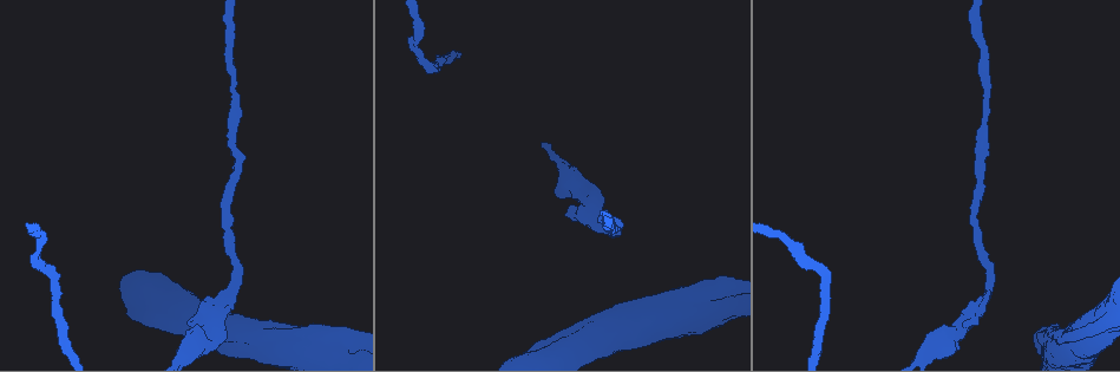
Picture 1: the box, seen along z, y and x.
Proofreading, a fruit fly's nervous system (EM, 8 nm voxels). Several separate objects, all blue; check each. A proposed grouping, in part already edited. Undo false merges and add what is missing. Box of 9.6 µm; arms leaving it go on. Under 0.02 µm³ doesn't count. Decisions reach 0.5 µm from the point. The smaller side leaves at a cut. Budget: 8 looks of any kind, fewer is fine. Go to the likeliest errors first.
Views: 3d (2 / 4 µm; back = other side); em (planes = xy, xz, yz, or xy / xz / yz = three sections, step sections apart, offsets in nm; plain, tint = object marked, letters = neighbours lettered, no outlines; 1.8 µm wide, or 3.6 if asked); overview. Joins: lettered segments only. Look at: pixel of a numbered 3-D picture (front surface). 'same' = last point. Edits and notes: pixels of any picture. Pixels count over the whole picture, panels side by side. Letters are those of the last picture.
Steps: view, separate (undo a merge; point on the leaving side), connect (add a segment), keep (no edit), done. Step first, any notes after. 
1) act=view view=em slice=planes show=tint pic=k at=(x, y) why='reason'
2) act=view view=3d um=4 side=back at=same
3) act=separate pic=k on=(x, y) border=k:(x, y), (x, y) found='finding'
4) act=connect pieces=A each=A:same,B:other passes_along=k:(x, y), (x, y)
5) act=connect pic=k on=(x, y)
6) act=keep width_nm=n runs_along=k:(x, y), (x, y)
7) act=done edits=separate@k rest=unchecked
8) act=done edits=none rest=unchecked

act=view view=3d um=2 side=back pic=1 at=(567, 214) why='an open end'

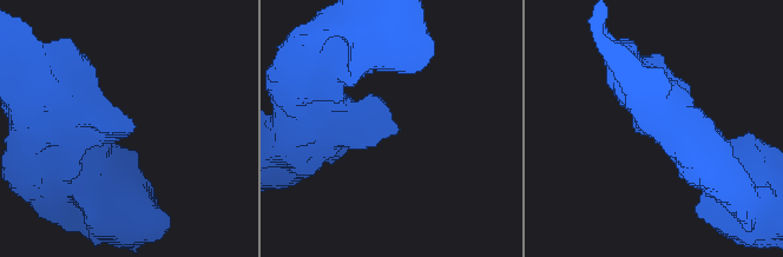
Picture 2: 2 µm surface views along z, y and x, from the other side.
act=view view=em slice=planes show=letters pic=2 at=(394, 133)

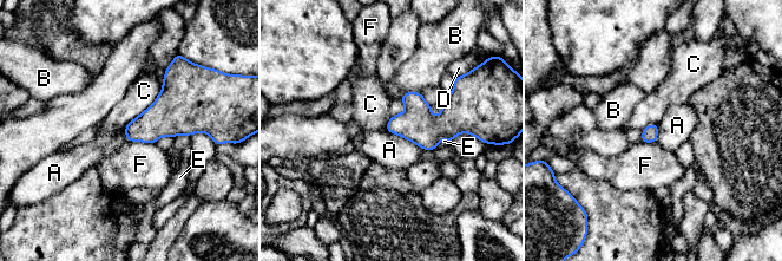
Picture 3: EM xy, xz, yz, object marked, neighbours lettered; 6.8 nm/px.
act=keep each=A:other,B:other,C:other,D:other,E:other,F:other found='no lettered segment goes on from it'

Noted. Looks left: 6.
act=view view=em um=3.6 slice=planes show=tint pic=1 at=(344, 353) why='sudden change in width'

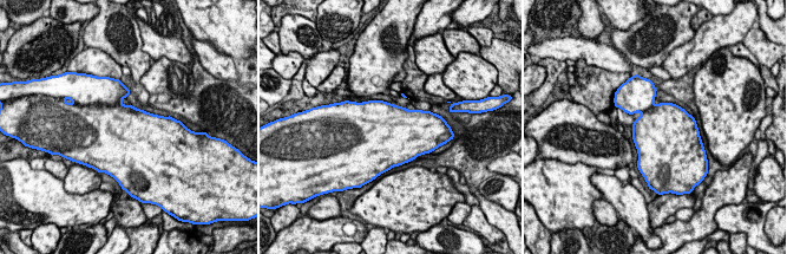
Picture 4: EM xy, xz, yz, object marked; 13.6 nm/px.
act=view view=em um=3.6 slice=planes show=letters at=same

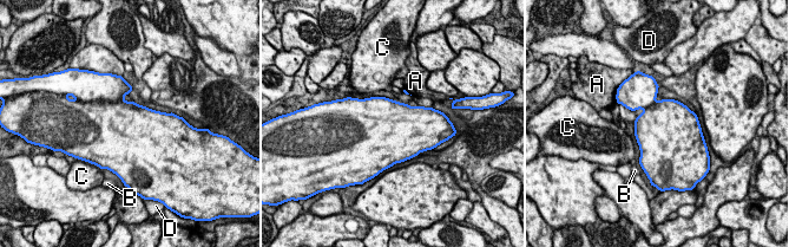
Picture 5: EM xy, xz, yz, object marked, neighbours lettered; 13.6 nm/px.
act=keep width_nm=800 each=A:other,B:other,C:other,D:other border=5:(407, 104), (418, 105) found='one neuron here'

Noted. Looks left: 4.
act=view view=em slice=xz step=8 show=tint pic=1 at=(416, 46) why='abrupt turn'

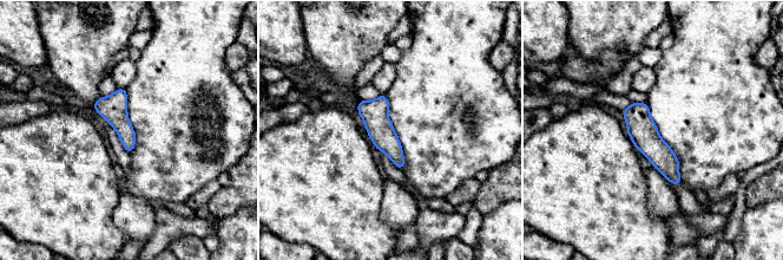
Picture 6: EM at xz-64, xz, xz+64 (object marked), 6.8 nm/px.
act=view view=em slice=planes show=letters at=same

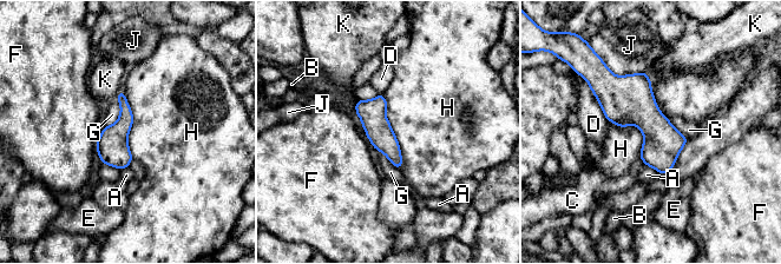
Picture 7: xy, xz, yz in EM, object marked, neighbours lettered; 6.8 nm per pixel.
act=keep each=A:other,B:other,C:other,D:other,E:other,F:other,G:other,H:other,J:other,K:other found='one neuron here'

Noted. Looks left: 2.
act=done edits=none rest=unchecked

